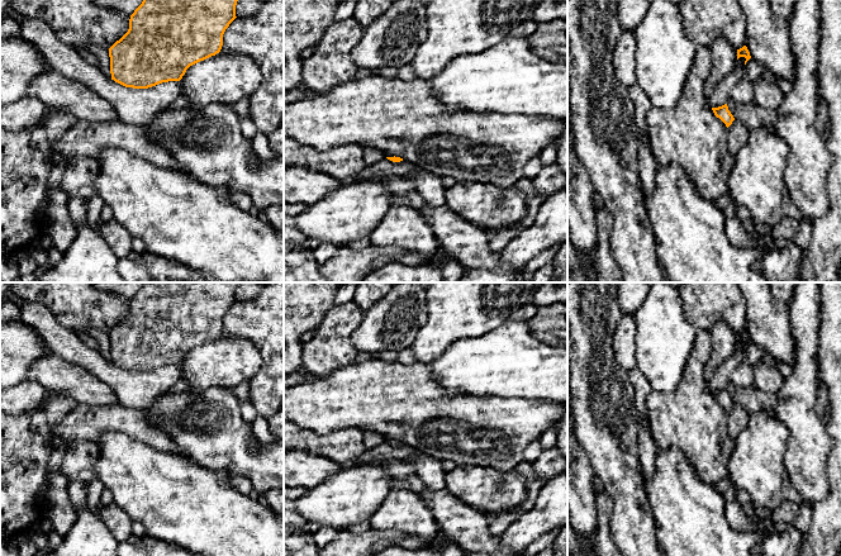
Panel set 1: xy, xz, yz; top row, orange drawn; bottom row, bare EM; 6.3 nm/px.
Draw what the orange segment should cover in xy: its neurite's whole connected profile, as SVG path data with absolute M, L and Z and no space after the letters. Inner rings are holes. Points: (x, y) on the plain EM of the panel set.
M143 282L129 303L128 315L109 332L110 357L115 366L133 372L148 372L162 366L180 365L186 353L220 336L223 318L237 301L239 282Z

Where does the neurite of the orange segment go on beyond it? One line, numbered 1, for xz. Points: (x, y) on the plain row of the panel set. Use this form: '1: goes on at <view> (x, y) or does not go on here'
1: does not go on here

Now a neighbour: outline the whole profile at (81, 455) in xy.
M75 441L70 445L57 471L66 476L73 476L85 470L94 470L99 455L100 446L96 441Z

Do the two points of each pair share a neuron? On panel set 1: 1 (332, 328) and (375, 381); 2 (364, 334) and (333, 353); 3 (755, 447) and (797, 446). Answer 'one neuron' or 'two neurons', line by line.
1: two neurons
2: two neurons
3: two neurons

